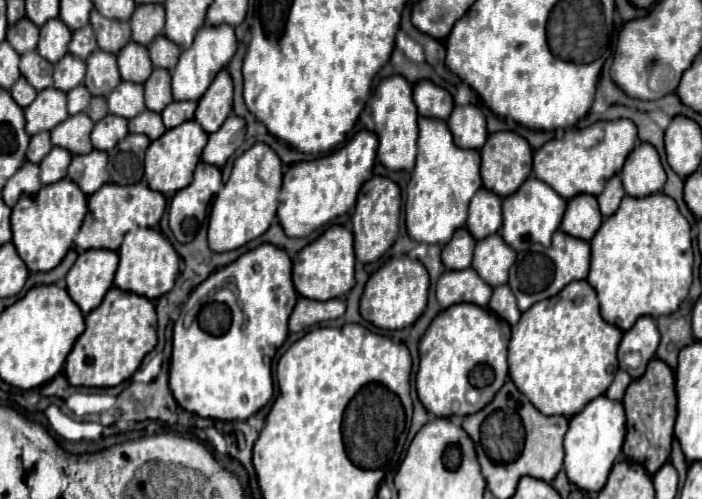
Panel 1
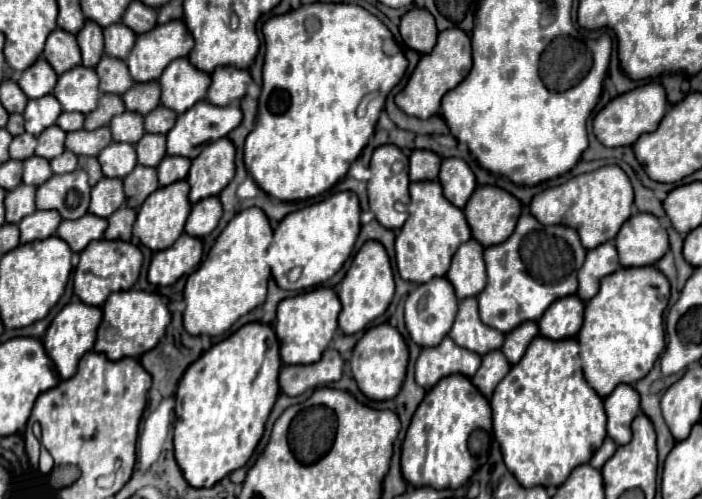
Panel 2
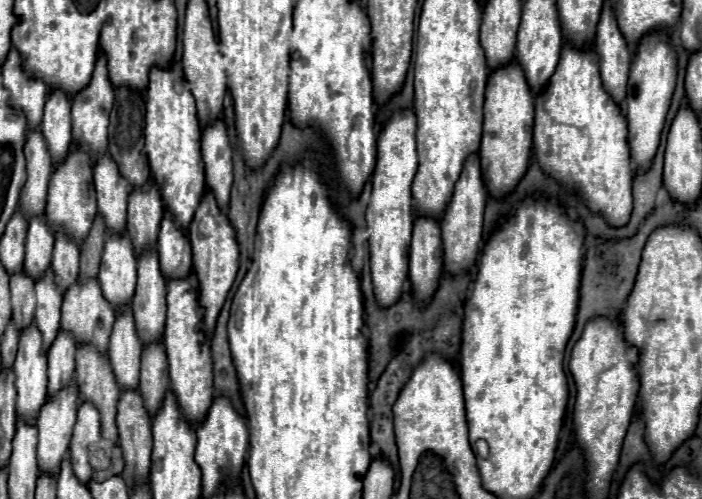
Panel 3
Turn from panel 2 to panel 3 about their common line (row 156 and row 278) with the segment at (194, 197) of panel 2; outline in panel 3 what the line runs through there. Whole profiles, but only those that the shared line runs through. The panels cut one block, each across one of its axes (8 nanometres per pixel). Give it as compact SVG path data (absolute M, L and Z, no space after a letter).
M210 192L204 194L204 198L194 214L194 220L190 224L188 236L190 236L190 246L192 246L192 270L196 270L196 278L200 278L200 286L198 286L200 306L204 310L202 326L204 326L204 332L208 336L212 336L216 318L222 310L226 294L230 292L232 282L238 272L238 244L236 244L236 234L234 234L230 220L226 218L226 214L220 212L220 208L216 206L216 200Z

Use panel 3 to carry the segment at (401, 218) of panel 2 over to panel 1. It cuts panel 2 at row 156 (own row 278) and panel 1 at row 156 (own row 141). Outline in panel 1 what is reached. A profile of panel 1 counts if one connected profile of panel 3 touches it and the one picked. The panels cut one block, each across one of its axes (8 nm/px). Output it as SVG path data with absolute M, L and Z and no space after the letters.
M388 76L380 80L372 94L372 118L376 124L378 144L378 160L388 170L412 170L416 160L416 142L418 142L418 110L412 100L412 84L404 76Z

